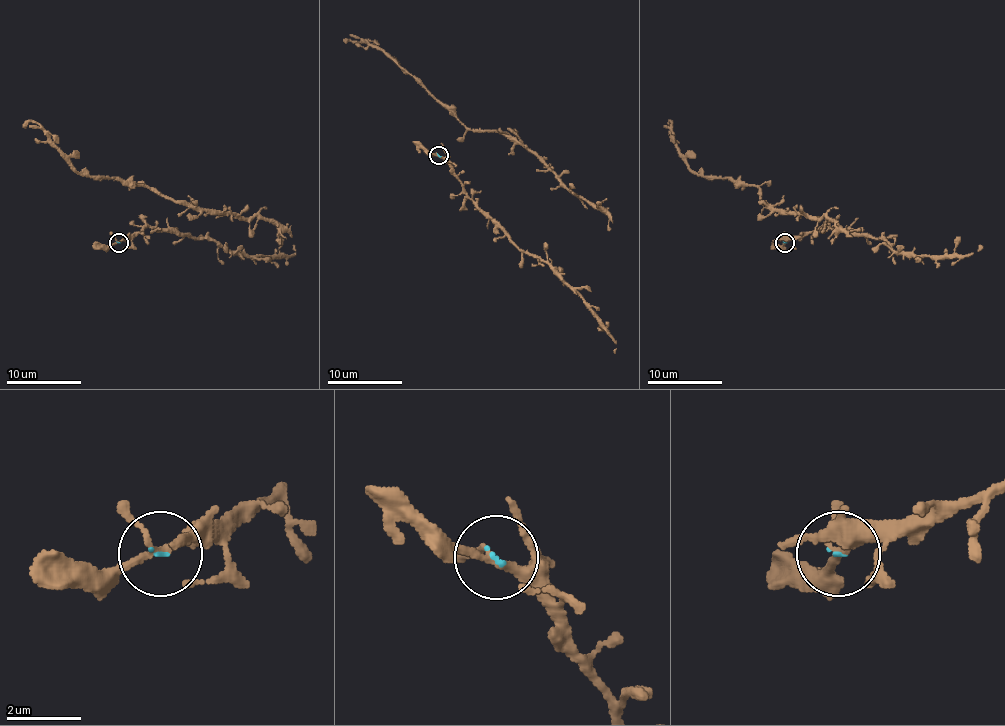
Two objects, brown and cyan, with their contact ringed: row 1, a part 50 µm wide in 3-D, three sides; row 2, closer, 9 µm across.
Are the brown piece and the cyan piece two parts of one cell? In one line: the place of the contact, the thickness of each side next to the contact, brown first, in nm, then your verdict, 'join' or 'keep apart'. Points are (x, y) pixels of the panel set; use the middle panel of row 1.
at (439, 155); 180 nm thick on the brown side, 60 nm on the other; join

